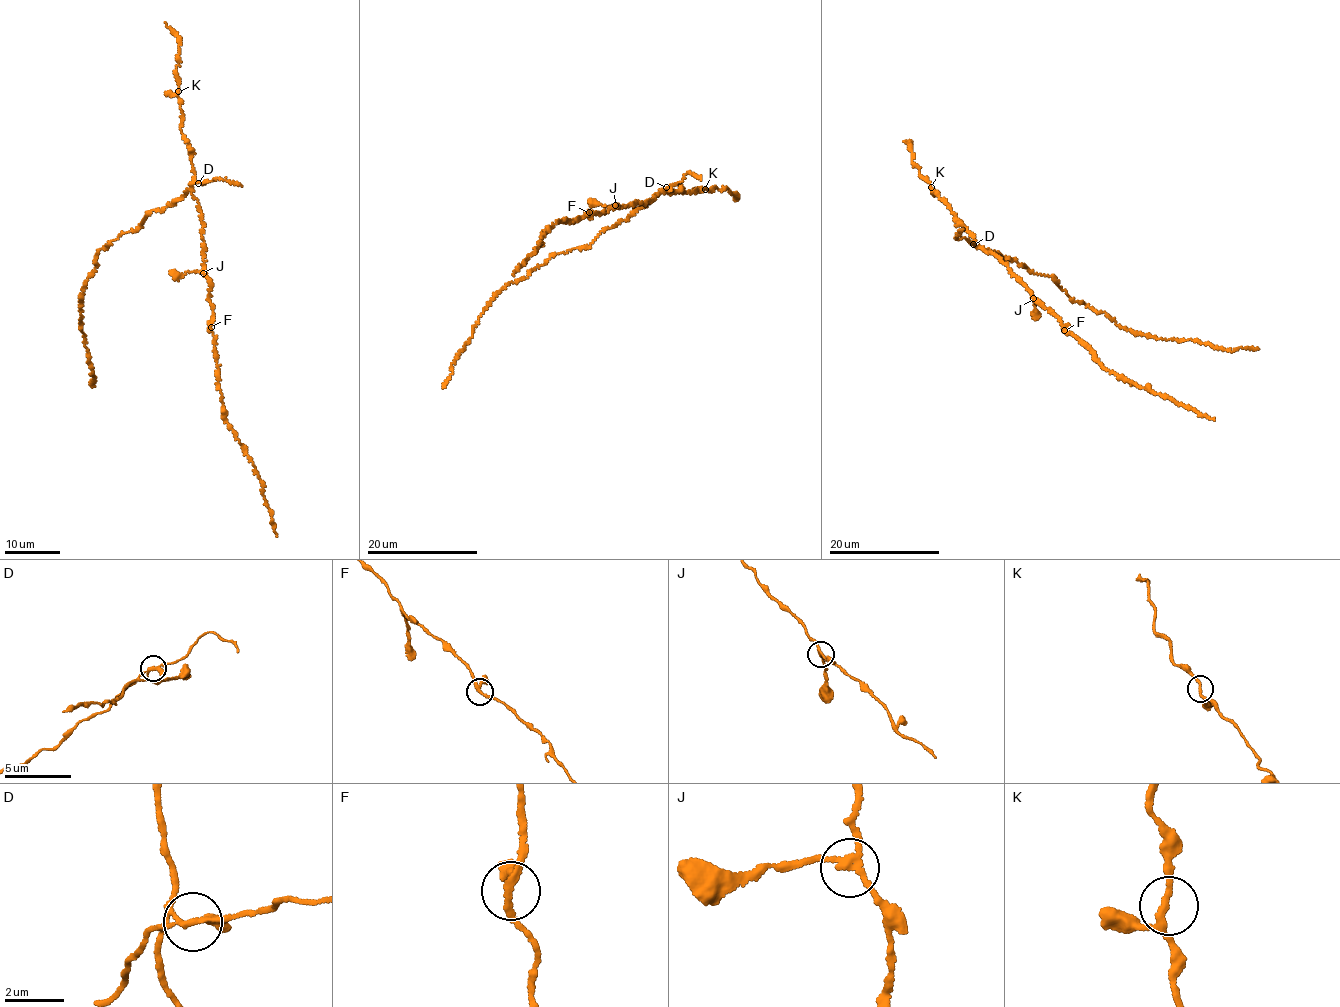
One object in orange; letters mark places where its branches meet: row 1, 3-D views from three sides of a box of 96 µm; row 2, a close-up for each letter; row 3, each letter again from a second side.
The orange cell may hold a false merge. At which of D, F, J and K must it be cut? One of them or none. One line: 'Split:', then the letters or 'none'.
Split: D

